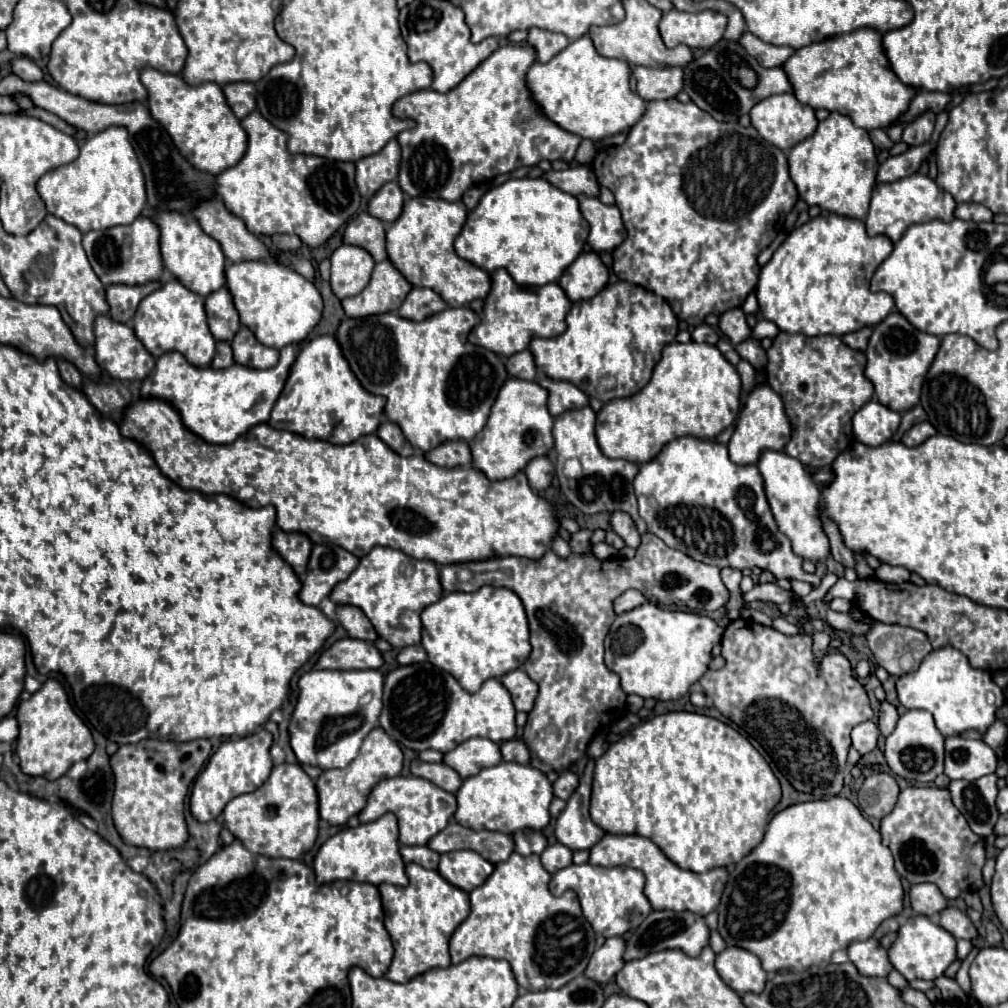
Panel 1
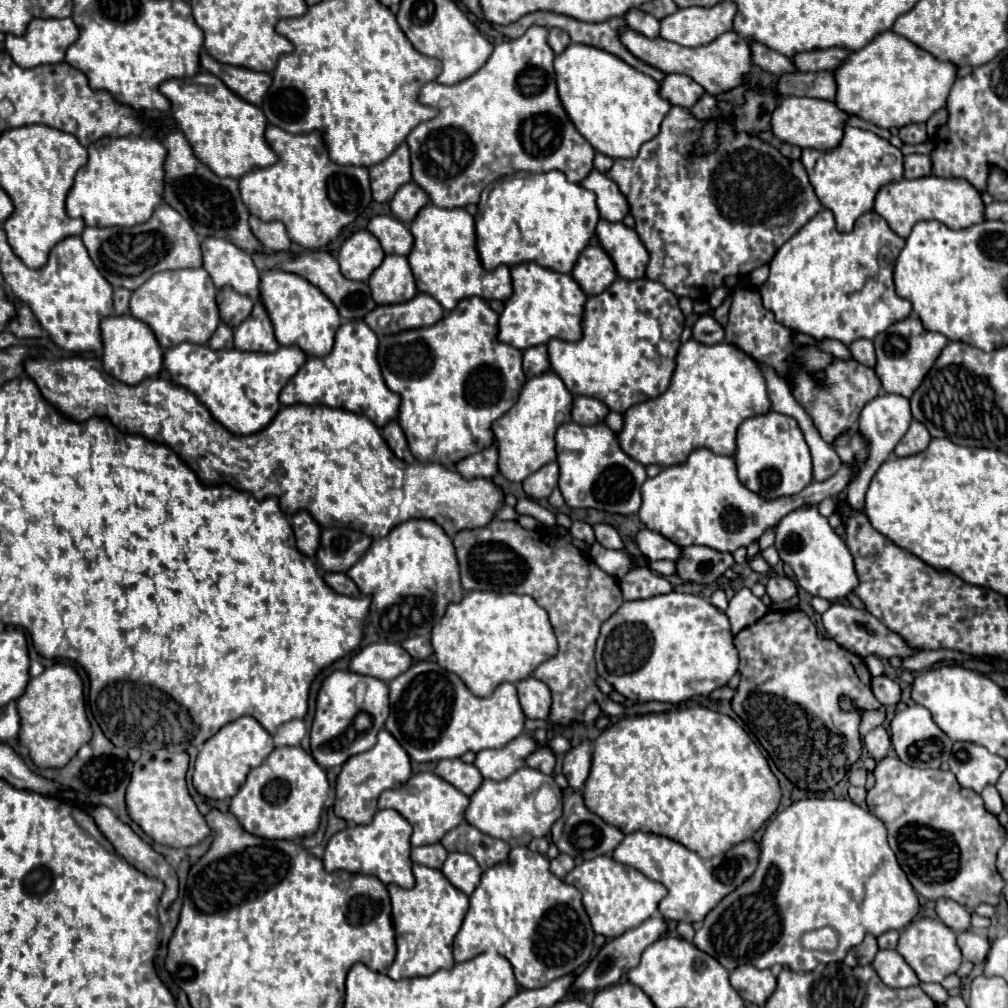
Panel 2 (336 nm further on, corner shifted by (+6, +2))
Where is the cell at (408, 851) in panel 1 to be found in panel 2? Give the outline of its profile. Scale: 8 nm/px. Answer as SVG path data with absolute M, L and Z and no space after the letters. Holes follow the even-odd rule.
M432 843L432 845L412 849L412 861L432 867L432 869L440 869L444 865L446 855L448 855L448 851L442 847L442 843Z

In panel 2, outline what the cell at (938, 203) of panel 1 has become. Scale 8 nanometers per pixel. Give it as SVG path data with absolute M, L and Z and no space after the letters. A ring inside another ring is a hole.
M920 177L920 179L904 179L898 183L888 183L880 189L876 195L874 211L882 215L890 229L906 239L912 231L912 227L918 221L936 219L952 229L964 229L972 227L976 223L984 221L984 201L980 191L976 191L966 179L942 179L942 177Z

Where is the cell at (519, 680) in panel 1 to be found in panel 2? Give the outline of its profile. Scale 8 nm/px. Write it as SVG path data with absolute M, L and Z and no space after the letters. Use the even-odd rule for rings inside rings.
M528 677L520 683L516 683L518 697L522 711L528 719L548 719L550 707L552 707L552 695L550 687L536 677Z

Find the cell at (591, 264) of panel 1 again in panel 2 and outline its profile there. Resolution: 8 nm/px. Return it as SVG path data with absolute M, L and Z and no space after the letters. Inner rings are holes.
M590 245L580 253L572 277L578 281L582 291L592 297L600 295L600 291L606 291L618 273L610 255L600 245Z

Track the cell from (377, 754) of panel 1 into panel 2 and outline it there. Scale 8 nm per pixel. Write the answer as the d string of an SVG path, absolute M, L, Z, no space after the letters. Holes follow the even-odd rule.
M382 729L378 733L378 743L370 751L354 755L342 765L342 771L336 781L334 813L340 819L352 821L358 825L370 823L372 815L376 813L376 803L378 803L380 793L386 789L394 789L394 785L396 787L404 785L410 779L410 775L412 775L412 767L410 767L408 753L386 729Z

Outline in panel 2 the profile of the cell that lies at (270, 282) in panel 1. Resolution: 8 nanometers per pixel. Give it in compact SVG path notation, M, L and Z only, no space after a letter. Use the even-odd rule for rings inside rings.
M274 269L262 273L260 295L268 309L280 345L298 345L314 357L328 355L328 351L332 351L332 339L336 335L336 329L340 327L340 315L334 303L318 287L296 273Z

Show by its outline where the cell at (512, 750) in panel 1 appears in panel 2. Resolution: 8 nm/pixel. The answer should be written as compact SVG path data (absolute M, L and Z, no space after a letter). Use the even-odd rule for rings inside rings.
M540 749L526 759L526 765L532 769L538 769L538 771L544 771L546 775L552 775L554 767L556 767L556 757L548 749Z

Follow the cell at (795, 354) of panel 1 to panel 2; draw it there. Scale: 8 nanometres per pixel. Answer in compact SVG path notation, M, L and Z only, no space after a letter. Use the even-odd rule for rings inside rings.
M834 359L834 363L826 371L826 379L822 383L818 383L806 371L798 371L796 379L794 379L794 387L792 387L792 395L814 419L814 425L818 427L818 431L826 443L832 443L838 433L856 427L864 405L868 401L872 401L874 397L878 397L880 393L882 393L882 385L880 385L880 379L874 373L874 369L864 367L862 363L858 363L854 359L852 361Z

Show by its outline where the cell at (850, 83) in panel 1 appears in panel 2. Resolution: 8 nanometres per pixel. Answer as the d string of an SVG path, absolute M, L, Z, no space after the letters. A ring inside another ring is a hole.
M884 31L864 49L852 53L842 67L834 71L838 83L836 105L842 111L884 129L926 123L932 113L946 107L948 91L956 81L956 71L958 67L954 63L936 59L894 31Z

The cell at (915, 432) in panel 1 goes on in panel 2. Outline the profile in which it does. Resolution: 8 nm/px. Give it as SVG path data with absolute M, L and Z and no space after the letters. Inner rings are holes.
M912 421L908 433L900 439L900 443L894 449L896 457L908 457L908 455L916 455L920 451L924 451L930 443L930 433L928 429L920 423L920 421Z

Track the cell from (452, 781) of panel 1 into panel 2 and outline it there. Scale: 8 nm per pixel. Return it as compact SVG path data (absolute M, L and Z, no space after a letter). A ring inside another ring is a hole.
M442 759L436 763L436 775L452 783L464 795L472 795L484 781L476 765L468 765L462 759Z

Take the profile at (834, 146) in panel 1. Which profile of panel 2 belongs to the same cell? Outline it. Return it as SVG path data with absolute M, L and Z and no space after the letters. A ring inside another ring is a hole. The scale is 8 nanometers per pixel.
M846 127L842 143L832 151L804 149L802 163L808 171L810 183L816 189L818 199L826 209L830 209L836 217L836 229L840 233L848 233L854 227L854 221L872 211L874 197L880 187L904 179L904 155L890 141L878 137L872 131L864 131L858 127Z

